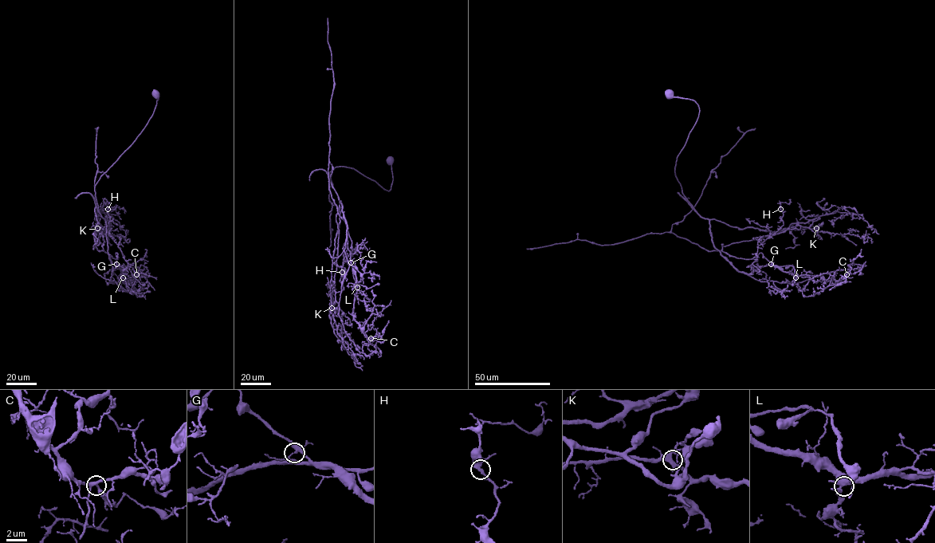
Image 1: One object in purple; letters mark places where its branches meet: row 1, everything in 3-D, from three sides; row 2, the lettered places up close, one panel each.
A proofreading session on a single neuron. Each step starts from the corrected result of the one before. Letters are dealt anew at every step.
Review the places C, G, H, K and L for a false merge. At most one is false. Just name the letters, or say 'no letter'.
G

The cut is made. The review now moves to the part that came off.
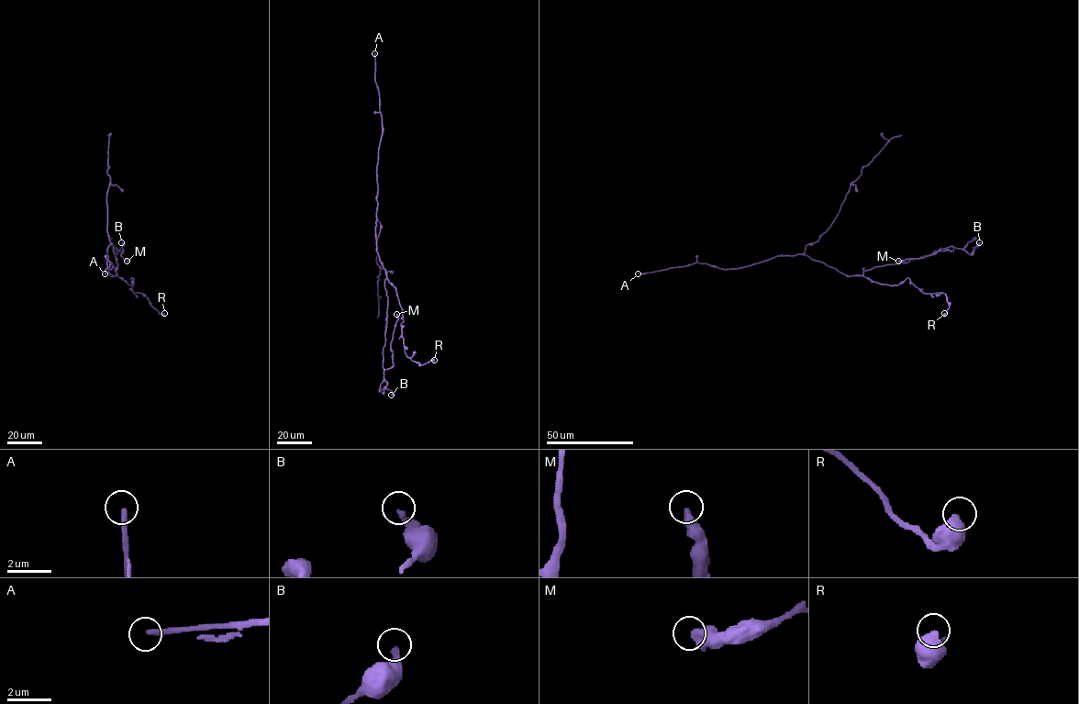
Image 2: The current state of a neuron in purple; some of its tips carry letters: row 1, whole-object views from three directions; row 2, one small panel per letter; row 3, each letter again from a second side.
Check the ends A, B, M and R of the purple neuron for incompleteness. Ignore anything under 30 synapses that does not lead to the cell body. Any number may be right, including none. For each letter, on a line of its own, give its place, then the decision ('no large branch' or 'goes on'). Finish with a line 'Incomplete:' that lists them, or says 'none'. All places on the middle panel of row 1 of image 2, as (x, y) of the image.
A: place (374, 53); goes on
B: place (391, 395); no large branch
M: place (396, 314); no large branch
R: place (434, 360); no large branch
Incomplete: A

